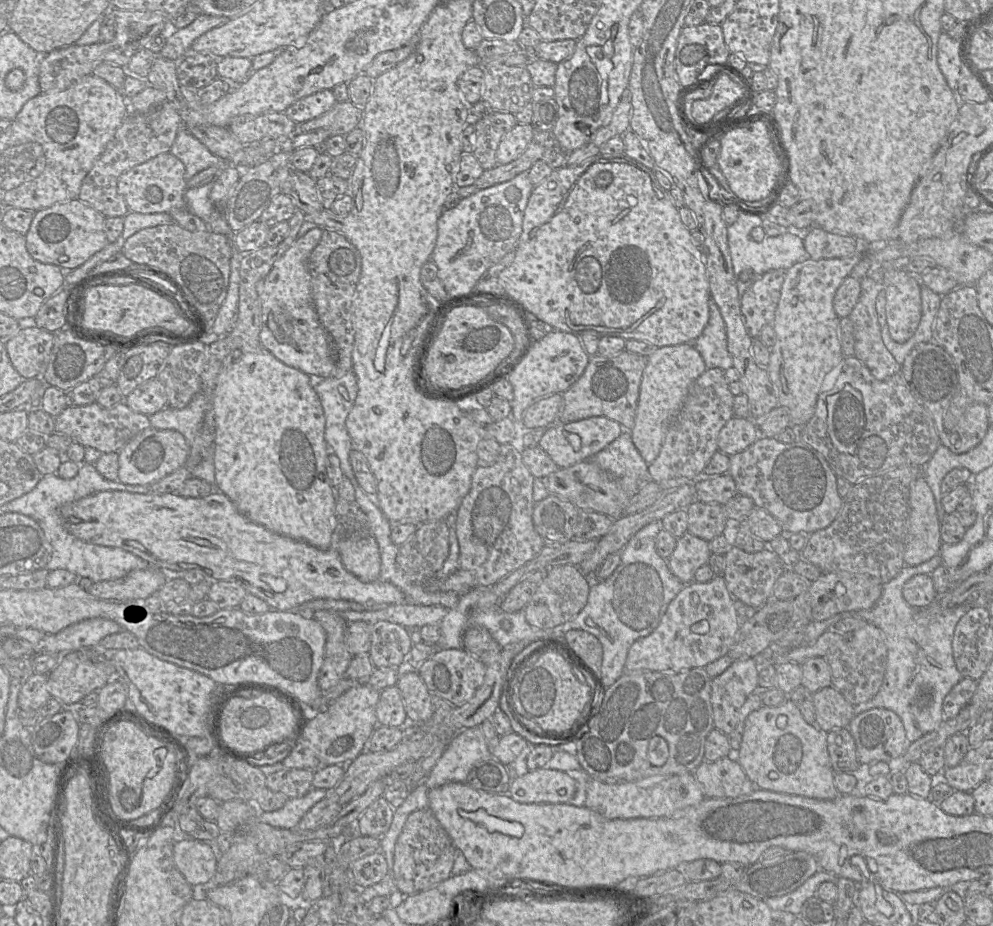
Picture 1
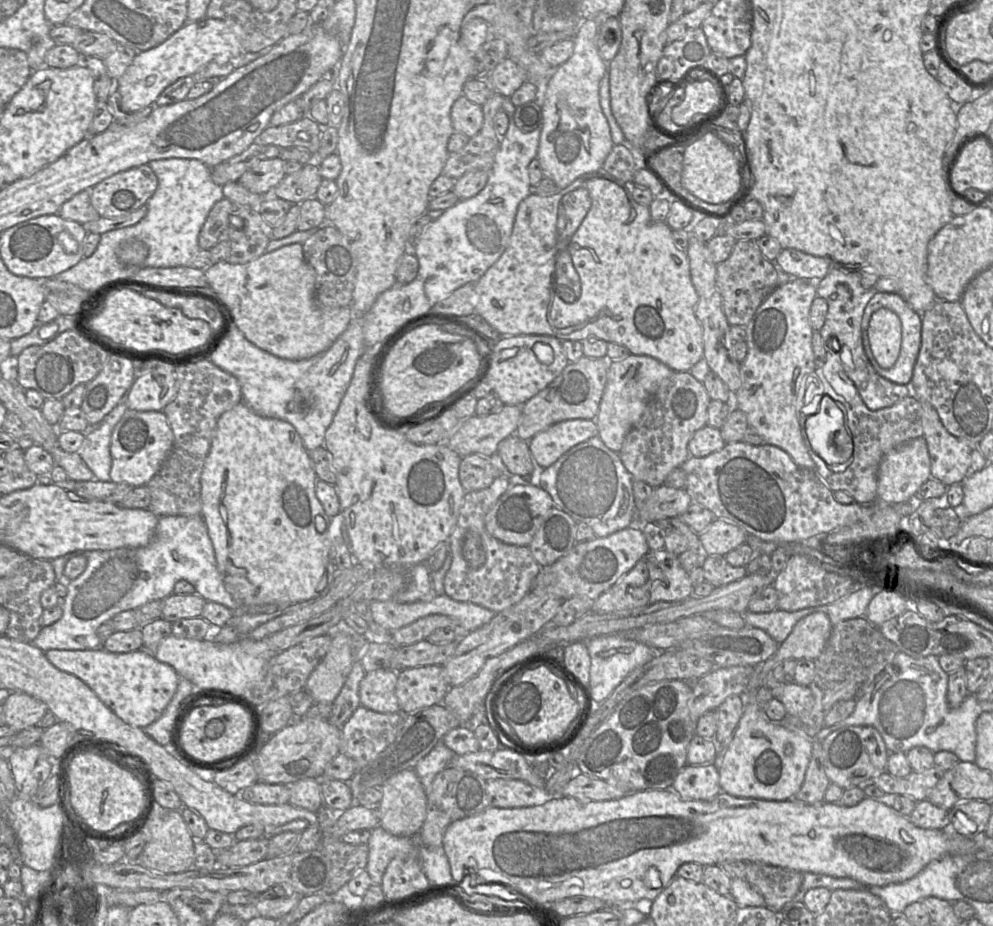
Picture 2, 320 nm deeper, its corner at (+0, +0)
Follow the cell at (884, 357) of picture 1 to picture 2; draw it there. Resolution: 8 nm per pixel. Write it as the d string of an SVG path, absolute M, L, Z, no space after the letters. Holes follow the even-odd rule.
M831 268L823 279L816 281L817 296L824 298L828 304L826 320L819 332L821 334L825 350L827 350L830 354L838 352L837 362L840 363L846 375L856 386L865 405L870 410L878 410L890 407L903 398L909 396L911 394L911 389L909 385L897 384L880 376L866 356L862 341L861 322L864 309L877 290L875 288L865 289L861 285L860 275L861 271L843 271L841 269Z

